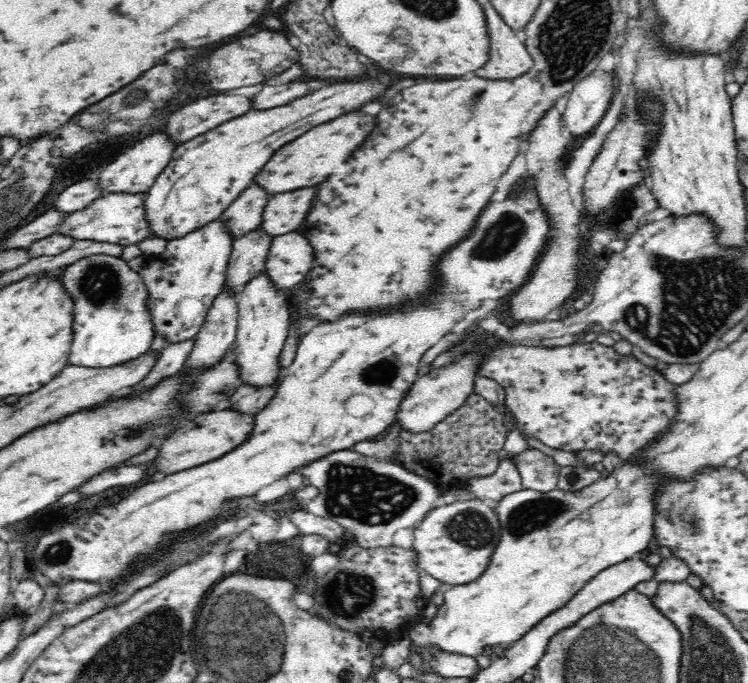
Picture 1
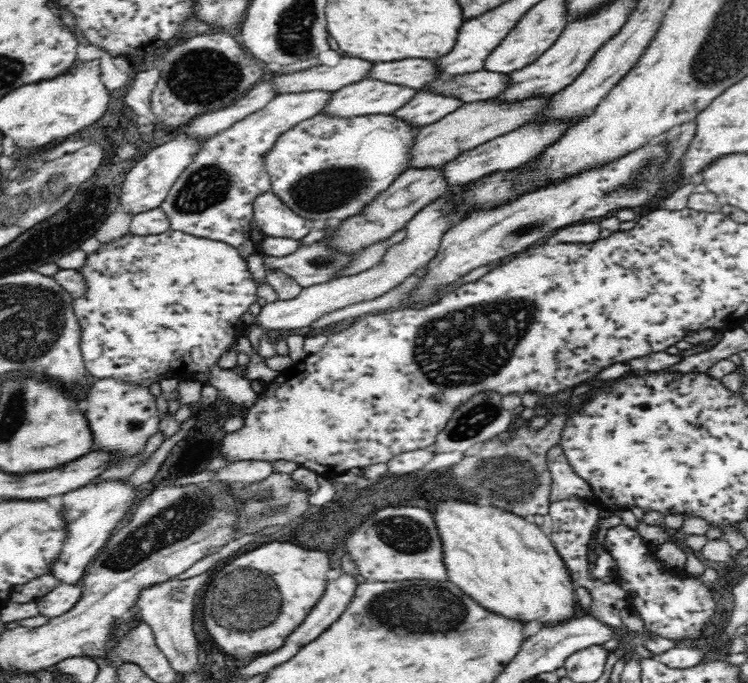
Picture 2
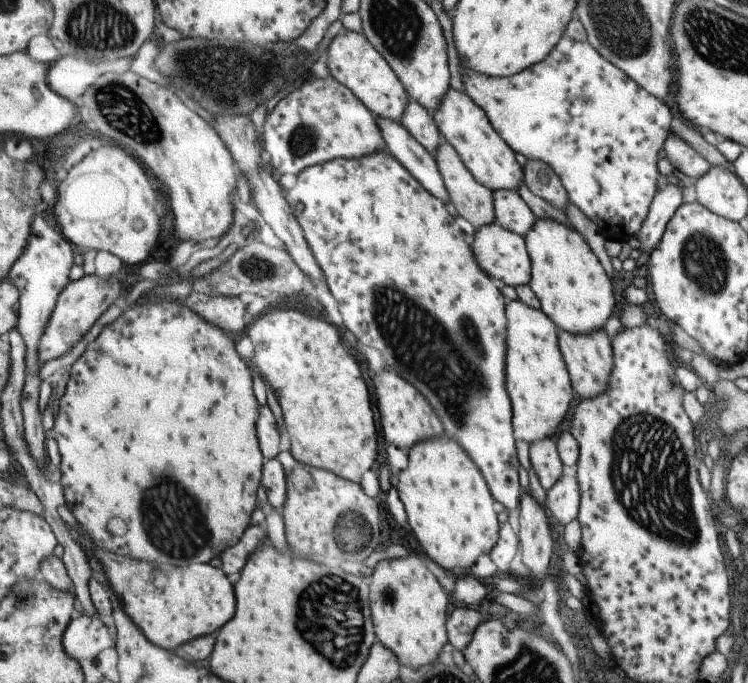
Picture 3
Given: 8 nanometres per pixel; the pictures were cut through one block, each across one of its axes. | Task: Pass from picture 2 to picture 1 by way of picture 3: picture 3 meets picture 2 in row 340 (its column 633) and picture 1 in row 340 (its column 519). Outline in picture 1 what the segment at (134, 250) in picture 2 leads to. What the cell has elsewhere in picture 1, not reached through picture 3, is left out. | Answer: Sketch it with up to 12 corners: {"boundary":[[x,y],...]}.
{"boundary":[[124,259],[62,276],[74,301],[70,365],[149,353],[147,292]]}

